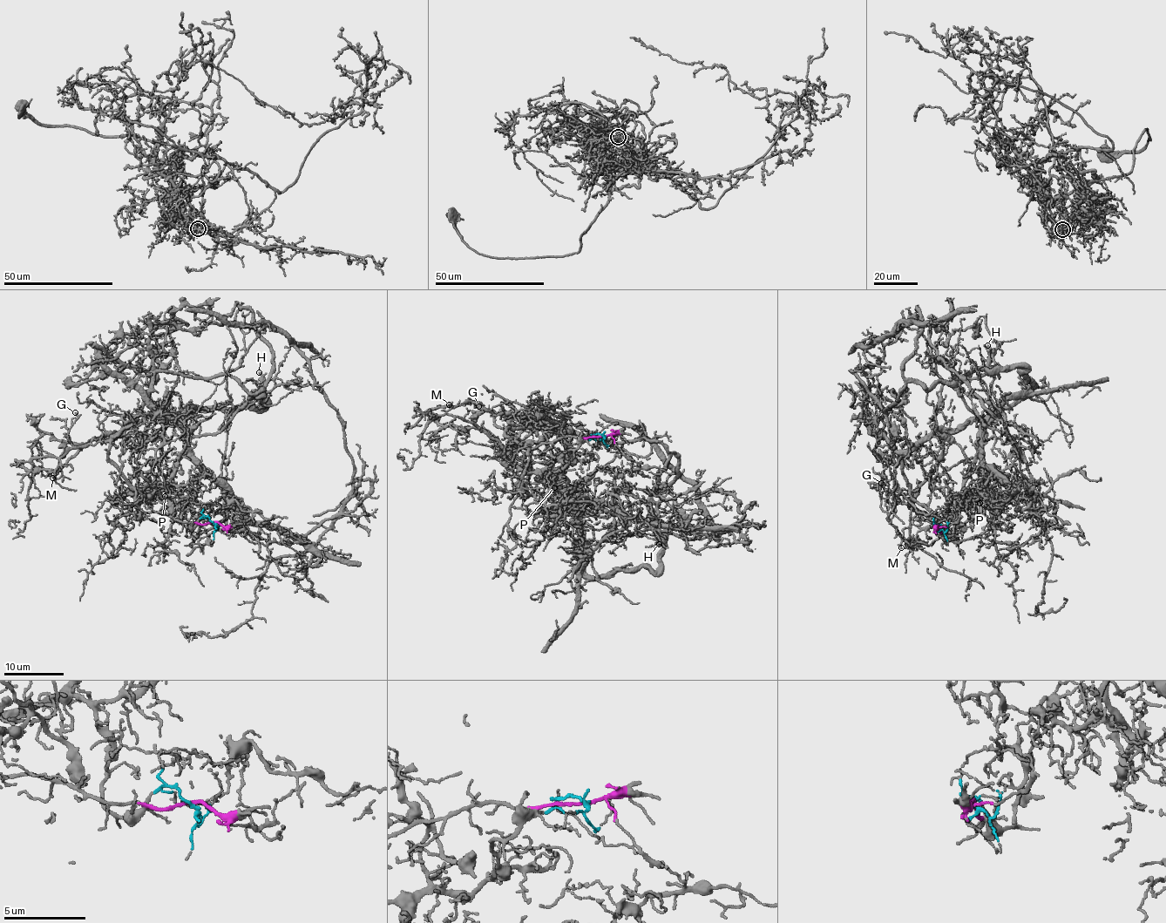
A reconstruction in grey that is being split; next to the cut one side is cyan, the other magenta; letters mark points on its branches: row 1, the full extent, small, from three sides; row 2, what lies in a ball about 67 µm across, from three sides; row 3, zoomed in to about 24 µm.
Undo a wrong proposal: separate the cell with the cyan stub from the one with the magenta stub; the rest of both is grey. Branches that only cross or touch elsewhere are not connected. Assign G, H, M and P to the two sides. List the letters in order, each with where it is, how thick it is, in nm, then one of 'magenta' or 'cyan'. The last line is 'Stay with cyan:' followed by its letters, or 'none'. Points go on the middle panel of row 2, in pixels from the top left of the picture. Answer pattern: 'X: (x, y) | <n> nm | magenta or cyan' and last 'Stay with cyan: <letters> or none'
G: (478, 406) | 70 nm | magenta
H: (659, 544) | 160 nm | cyan
M: (449, 404) | 140 nm | magenta
P: (554, 487) | 90 nm | cyan
Stay with cyan: H, P

